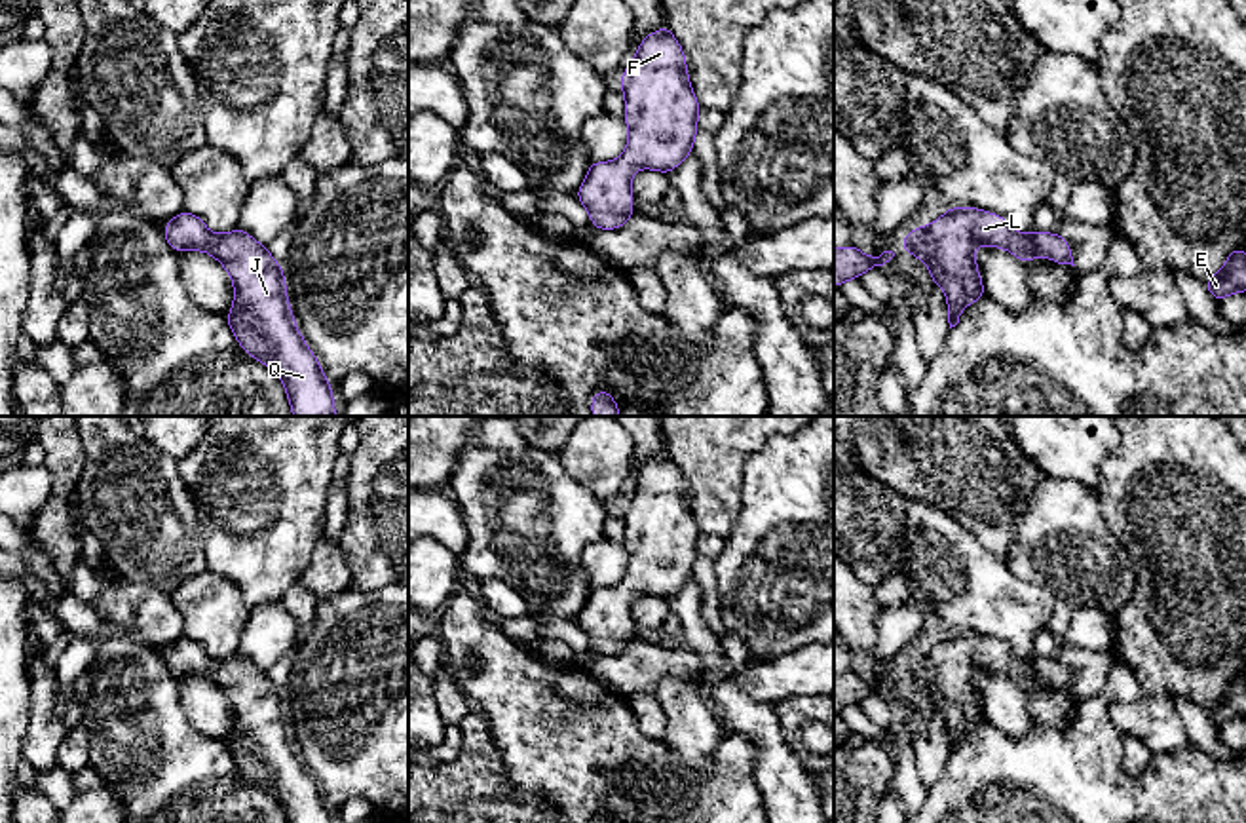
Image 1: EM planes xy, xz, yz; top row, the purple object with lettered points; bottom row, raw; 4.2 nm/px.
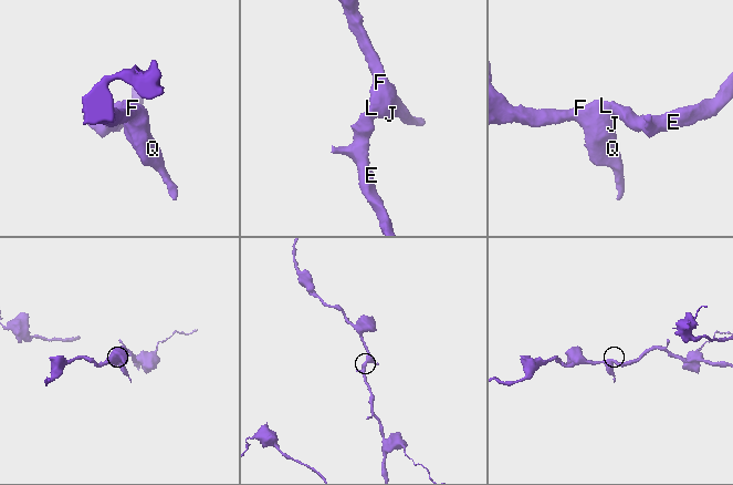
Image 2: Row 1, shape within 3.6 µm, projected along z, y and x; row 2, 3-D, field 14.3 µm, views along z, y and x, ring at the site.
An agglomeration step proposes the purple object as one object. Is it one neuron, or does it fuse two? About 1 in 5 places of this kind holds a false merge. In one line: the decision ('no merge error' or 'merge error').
no merge error

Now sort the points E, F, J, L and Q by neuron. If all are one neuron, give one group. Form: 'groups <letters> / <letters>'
groups E F J L Q

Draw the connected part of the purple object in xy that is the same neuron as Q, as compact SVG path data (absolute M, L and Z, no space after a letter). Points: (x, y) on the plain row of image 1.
M190 637L167 646L163 663L173 679L205 677L226 694L234 709L226 749L241 775L283 806L287 823L332 823L330 808L294 749L283 692L266 671L239 652L213 660Z

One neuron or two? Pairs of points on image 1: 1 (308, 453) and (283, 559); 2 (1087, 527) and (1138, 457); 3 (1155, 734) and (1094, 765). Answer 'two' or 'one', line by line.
1: one
2: two
3: two

